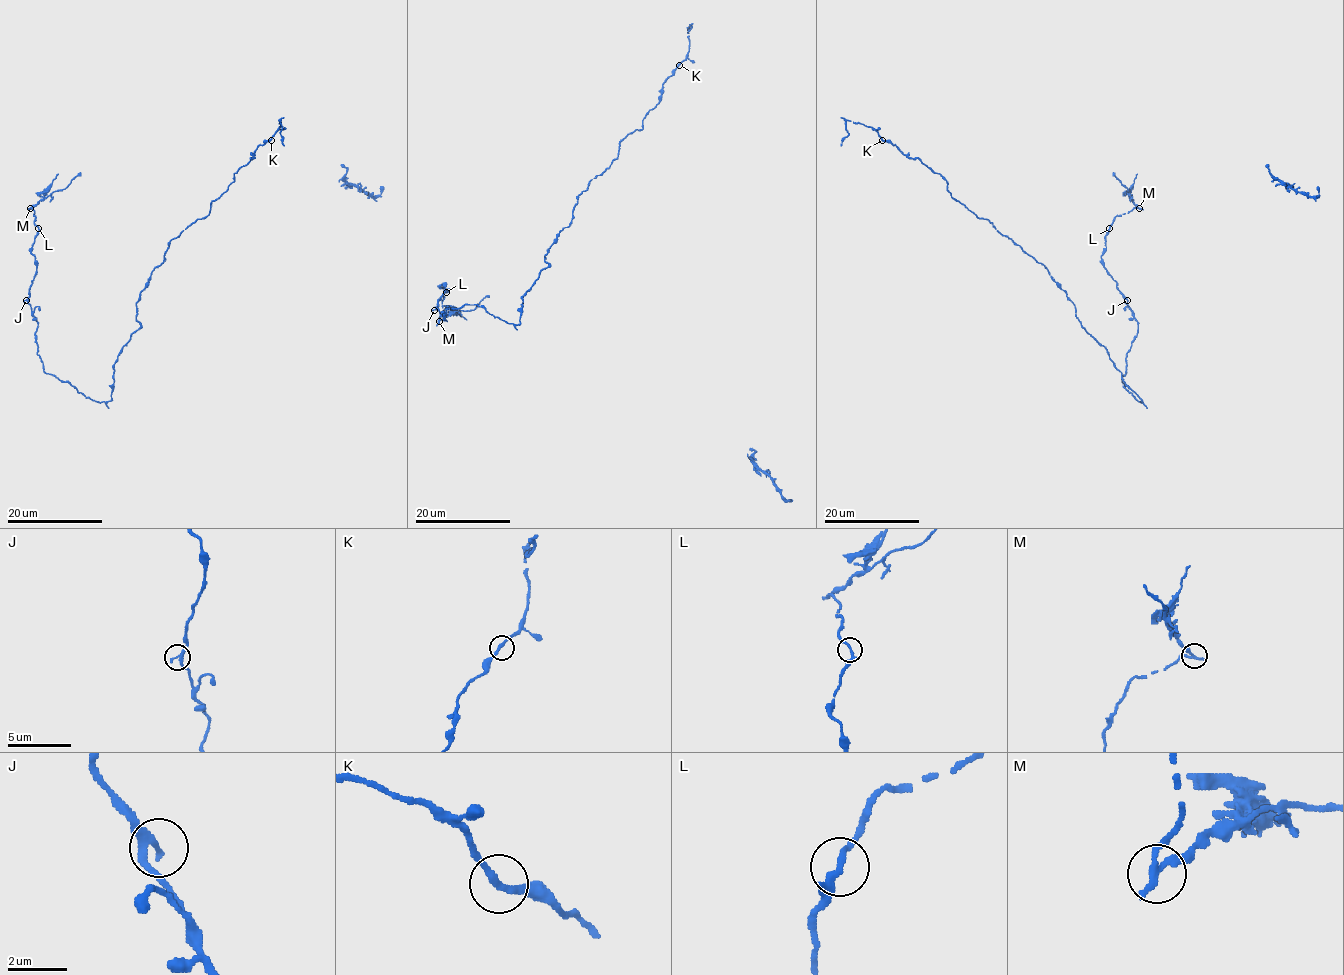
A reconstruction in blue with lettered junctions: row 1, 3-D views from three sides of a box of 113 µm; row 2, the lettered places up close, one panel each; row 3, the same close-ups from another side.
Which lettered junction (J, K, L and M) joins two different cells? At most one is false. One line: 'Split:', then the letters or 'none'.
Split: M

